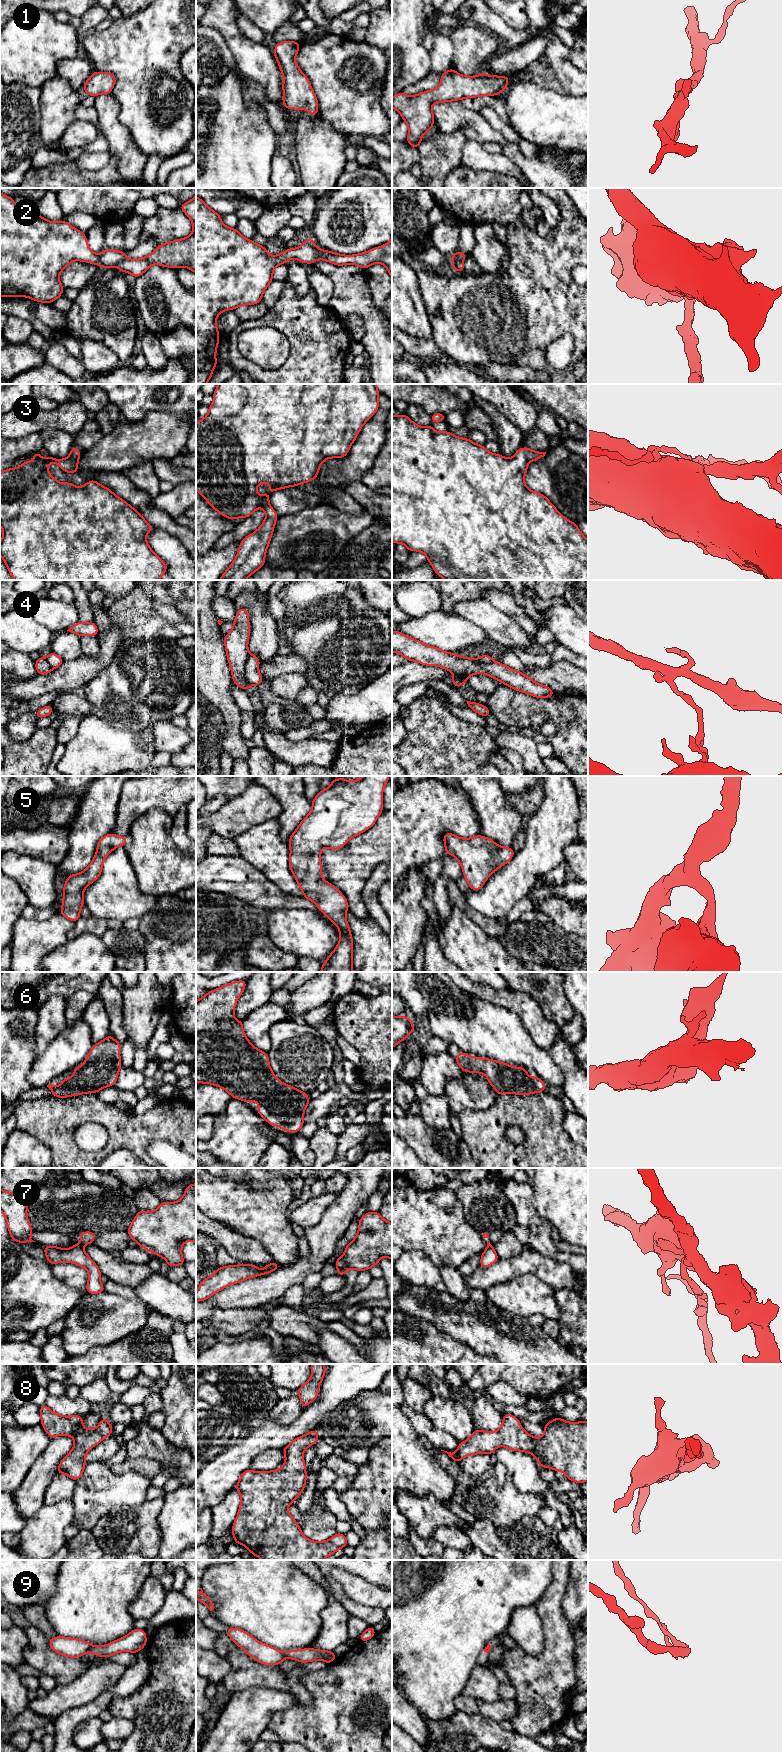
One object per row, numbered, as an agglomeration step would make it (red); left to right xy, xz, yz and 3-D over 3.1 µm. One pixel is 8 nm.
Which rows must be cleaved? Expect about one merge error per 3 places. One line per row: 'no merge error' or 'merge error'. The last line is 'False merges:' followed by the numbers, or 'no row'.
1: no merge error
2: merge error
3: no merge error
4: merge error
5: no merge error
6: no merge error
7: merge error
8: no merge error
9: merge error
False merges: 2, 4, 7, 9

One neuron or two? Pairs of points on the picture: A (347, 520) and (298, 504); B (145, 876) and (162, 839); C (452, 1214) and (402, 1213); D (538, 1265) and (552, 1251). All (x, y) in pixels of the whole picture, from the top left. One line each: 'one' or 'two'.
A: two
B: one
C: one
D: two

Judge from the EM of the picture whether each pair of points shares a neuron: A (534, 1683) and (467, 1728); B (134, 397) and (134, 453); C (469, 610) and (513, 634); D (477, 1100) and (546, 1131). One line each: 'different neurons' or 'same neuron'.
A: different neurons
B: different neurons
C: same neuron
D: different neurons

